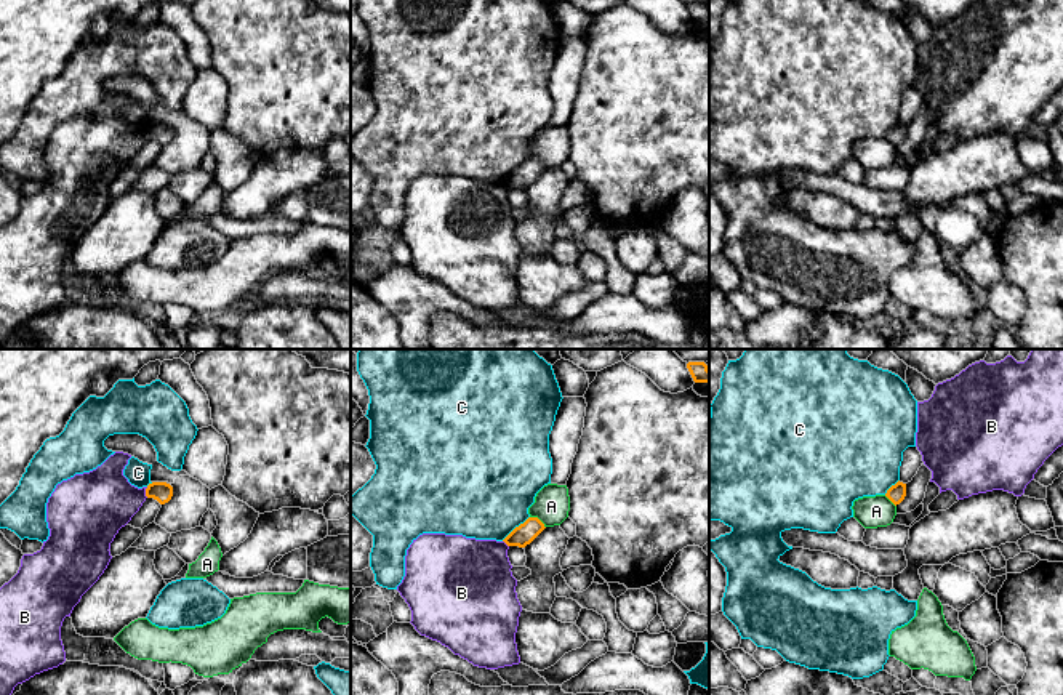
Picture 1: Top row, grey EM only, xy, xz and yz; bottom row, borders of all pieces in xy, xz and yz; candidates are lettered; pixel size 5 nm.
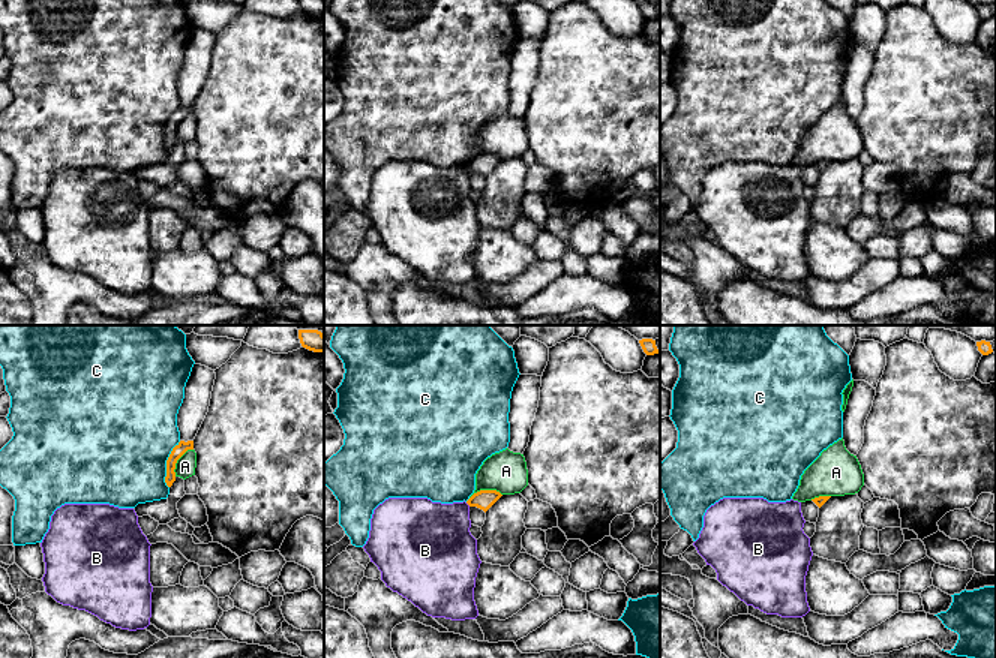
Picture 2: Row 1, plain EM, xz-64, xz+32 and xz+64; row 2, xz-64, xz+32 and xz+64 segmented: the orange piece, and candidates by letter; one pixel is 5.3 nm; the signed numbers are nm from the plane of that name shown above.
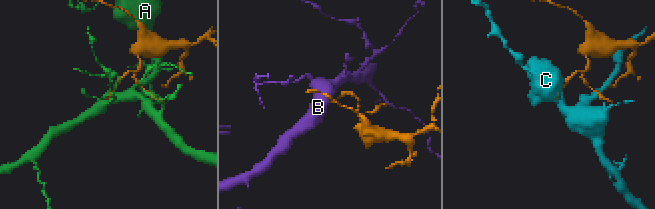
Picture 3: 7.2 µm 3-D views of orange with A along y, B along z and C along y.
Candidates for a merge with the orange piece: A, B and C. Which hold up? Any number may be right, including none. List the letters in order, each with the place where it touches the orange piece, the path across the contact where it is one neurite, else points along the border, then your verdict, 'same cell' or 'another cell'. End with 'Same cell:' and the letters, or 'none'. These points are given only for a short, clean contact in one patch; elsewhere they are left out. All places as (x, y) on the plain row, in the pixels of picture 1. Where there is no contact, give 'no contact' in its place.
A: contact xz (538, 160); another cell
B: contact xy (146, 133); border xy (148, 128), (146, 138); another cell
C: contact xz (516, 168); border xz (529, 157), (501, 181); another cell
Same cell: none

